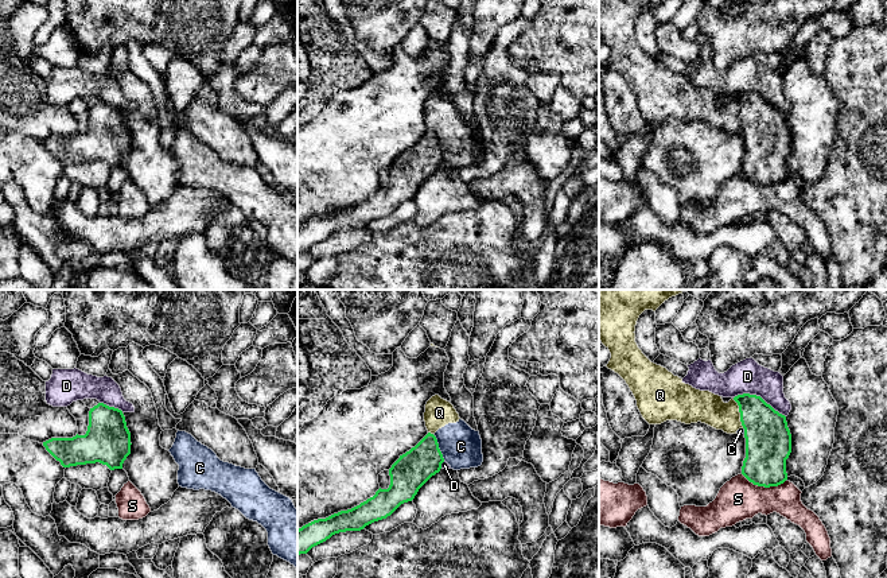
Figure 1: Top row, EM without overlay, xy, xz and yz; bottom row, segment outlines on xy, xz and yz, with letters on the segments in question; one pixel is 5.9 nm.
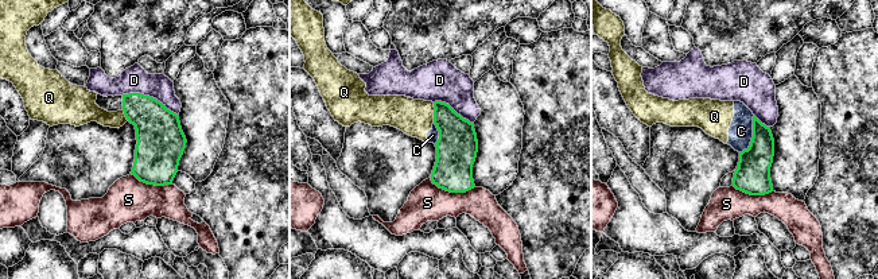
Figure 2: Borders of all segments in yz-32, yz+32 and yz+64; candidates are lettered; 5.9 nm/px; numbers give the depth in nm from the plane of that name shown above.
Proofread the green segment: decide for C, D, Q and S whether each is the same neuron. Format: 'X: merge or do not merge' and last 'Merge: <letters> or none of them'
C: do not merge
D: do not merge
Q: do not merge
S: do not merge
Merge: none of them

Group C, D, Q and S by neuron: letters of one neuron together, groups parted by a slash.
C Q / D / S

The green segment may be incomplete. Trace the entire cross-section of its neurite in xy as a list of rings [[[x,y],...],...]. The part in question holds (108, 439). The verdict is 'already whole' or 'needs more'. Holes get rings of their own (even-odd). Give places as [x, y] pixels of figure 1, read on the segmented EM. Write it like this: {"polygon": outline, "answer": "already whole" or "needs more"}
{"polygon": [[[104,403],[90,408],[85,435],[43,442],[46,450],[63,468],[100,462],[110,470],[122,469],[131,454],[131,445],[131,432],[122,411]]], "answer": "already whole"}

